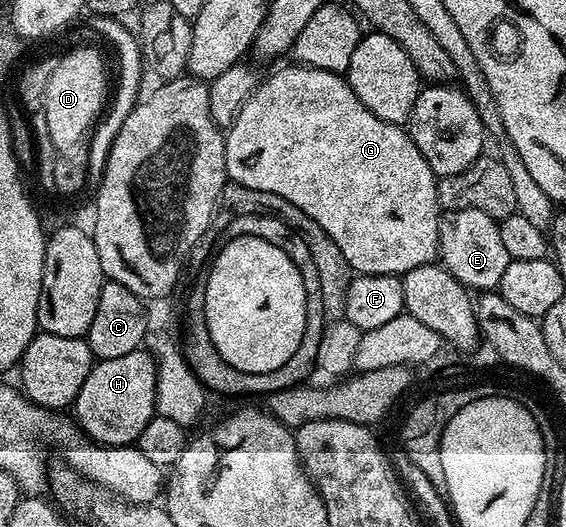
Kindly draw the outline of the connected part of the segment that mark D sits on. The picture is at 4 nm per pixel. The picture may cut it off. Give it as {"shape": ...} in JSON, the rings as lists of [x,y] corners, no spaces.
{"shape":[[[72,49],[64,58],[59,58],[56,61],[54,75],[50,75],[50,83],[46,83],[46,95],[44,96],[46,127],[50,127],[50,139],[54,143],[56,150],[71,150],[89,136],[90,130],[97,124],[98,118],[105,108],[104,92],[107,91],[108,93],[109,89],[110,81],[108,85],[108,73],[104,70],[104,57],[98,50]]]}

